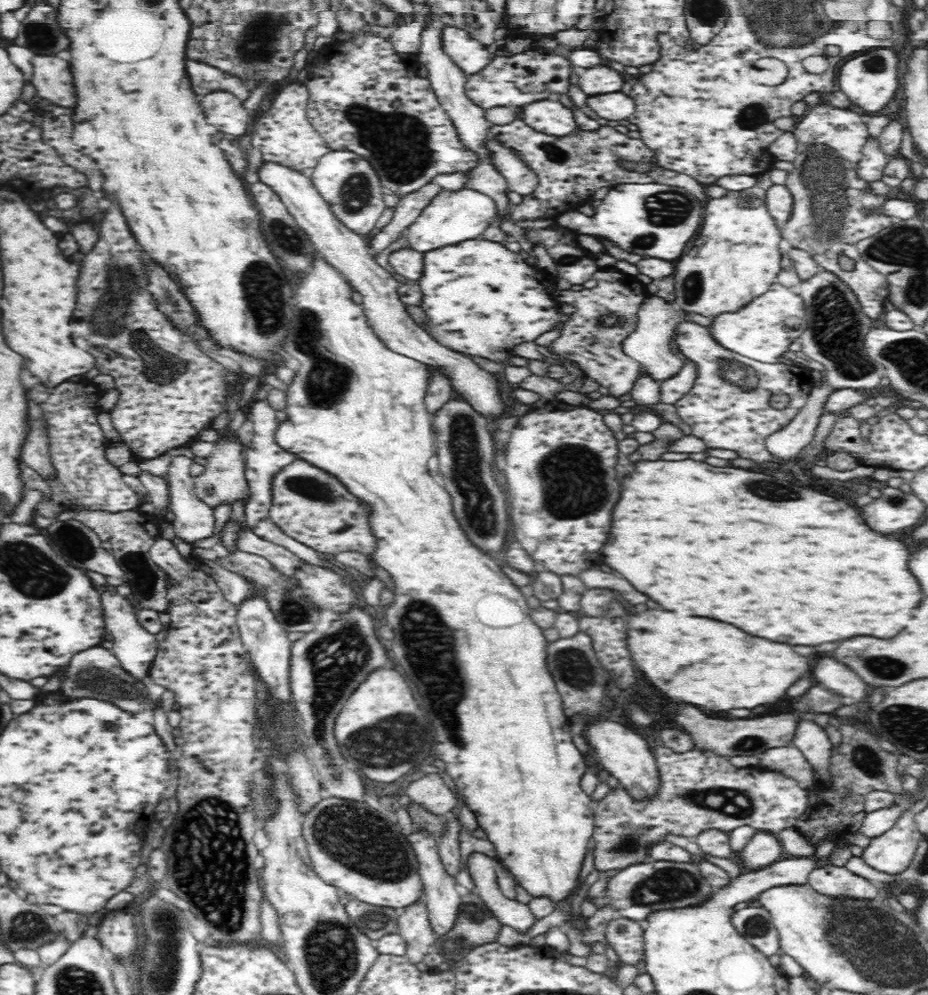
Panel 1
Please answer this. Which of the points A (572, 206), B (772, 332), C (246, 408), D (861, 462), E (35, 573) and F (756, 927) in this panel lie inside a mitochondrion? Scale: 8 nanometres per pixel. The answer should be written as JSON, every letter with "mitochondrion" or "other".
{"A":"other","B":"other","C":"other","D":"other","E":"mitochondrion","F":"mitochondrion"}

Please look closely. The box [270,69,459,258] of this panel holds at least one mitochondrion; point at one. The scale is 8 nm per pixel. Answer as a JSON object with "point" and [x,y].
{"point":[402,147]}

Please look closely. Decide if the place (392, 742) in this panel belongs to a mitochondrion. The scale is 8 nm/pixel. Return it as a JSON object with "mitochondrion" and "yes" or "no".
{"mitochondrion":"yes"}

